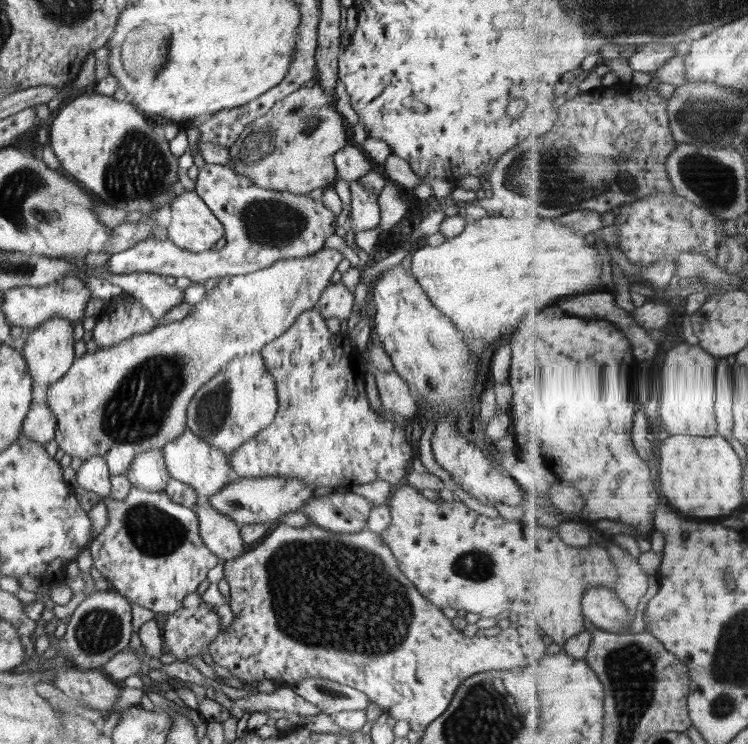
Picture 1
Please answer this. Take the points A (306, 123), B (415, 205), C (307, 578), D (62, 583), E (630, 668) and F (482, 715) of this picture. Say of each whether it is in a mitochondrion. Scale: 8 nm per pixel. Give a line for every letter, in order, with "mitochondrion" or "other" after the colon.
A: mitochondrion
B: other
C: mitochondrion
D: other
E: mitochondrion
F: mitochondrion

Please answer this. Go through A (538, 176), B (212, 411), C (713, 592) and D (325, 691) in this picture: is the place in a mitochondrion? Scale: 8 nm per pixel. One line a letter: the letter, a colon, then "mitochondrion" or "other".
A: mitochondrion
B: mitochondrion
C: other
D: mitochondrion

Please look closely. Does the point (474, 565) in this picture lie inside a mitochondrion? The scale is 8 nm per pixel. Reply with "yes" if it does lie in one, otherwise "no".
yes

